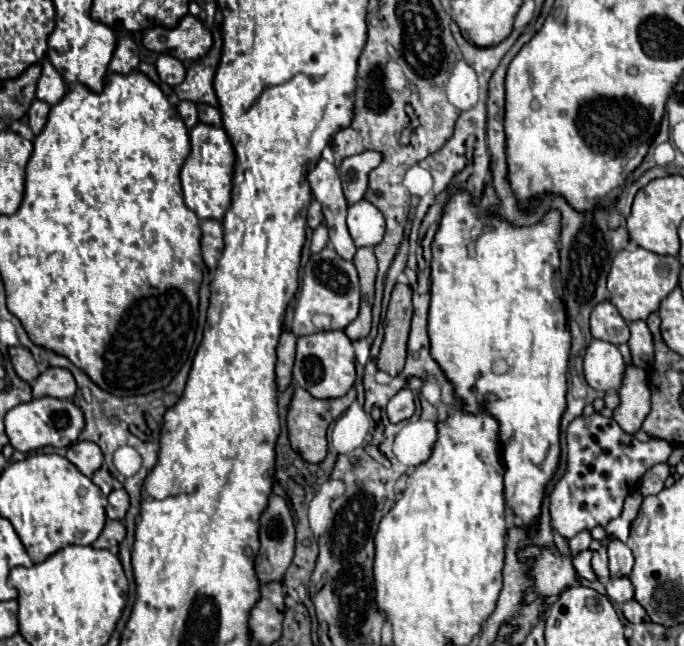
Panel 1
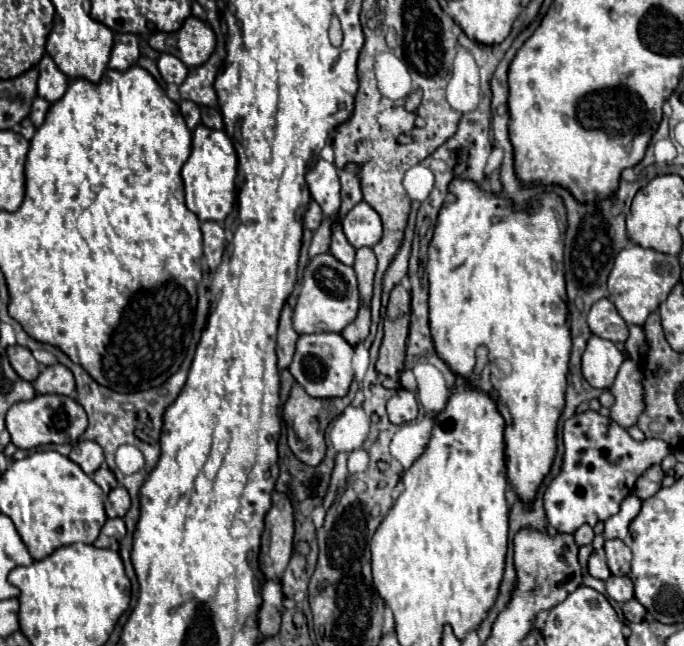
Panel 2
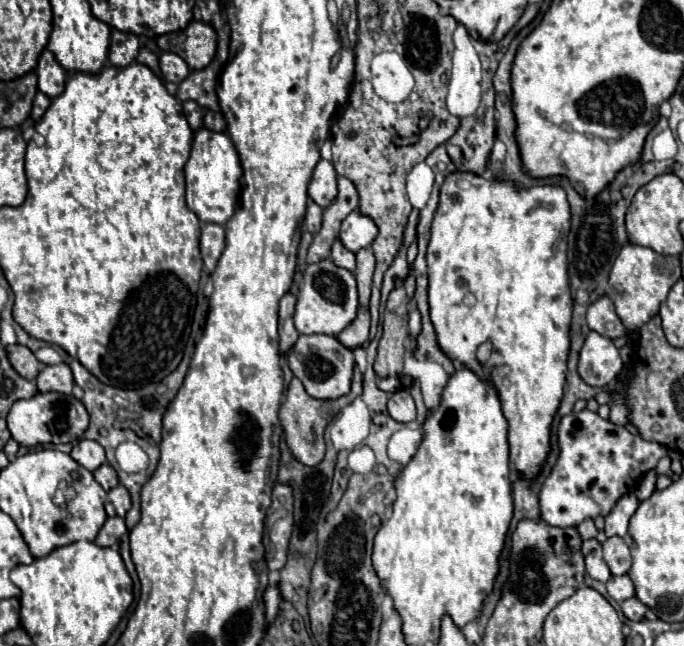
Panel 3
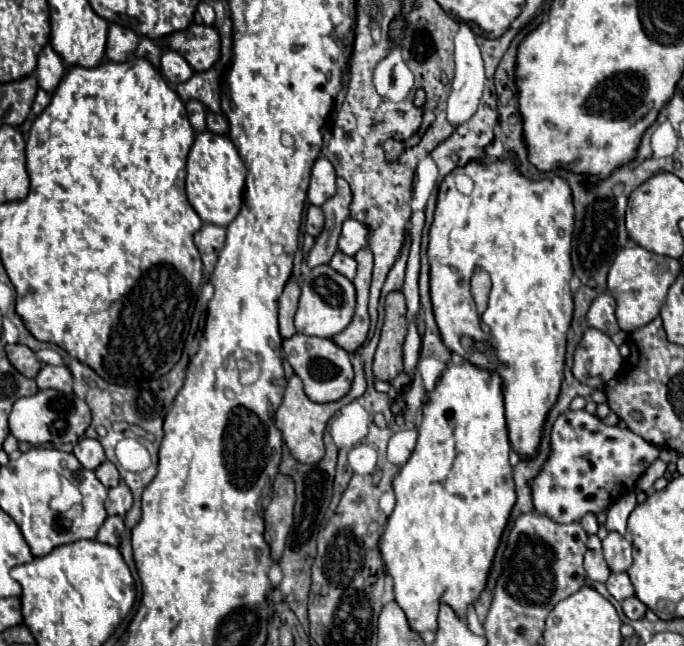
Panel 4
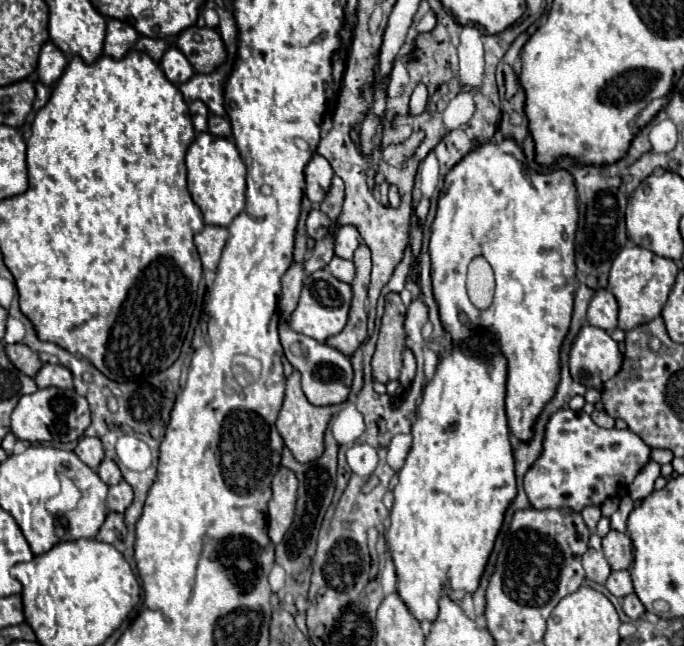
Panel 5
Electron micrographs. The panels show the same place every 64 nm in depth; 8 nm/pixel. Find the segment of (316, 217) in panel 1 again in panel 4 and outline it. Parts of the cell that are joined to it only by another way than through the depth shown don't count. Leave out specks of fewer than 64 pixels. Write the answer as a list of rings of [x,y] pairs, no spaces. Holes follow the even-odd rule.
[[[310,204],[308,206],[308,212],[306,212],[306,232],[310,236],[318,236],[322,232],[322,226],[324,226],[324,214],[322,214],[322,208]]]

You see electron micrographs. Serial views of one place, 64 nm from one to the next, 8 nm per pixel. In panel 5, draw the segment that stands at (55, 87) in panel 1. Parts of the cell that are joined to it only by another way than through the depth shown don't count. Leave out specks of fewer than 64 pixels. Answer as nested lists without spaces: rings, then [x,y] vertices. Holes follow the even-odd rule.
[[[46,42],[40,50],[38,80],[44,86],[54,86],[56,80],[62,76],[66,64],[68,64],[68,58],[64,56],[64,52],[60,52],[52,42]]]

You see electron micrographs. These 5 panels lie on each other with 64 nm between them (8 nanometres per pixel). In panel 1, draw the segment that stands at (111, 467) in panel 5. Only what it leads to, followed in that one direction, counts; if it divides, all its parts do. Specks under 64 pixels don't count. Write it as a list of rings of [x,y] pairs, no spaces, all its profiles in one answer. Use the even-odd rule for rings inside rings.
[[[102,466],[102,468],[98,468],[98,470],[94,472],[92,482],[102,490],[104,496],[108,496],[108,494],[112,492],[112,482],[114,482],[114,478],[112,478],[112,474],[108,472],[106,466]]]

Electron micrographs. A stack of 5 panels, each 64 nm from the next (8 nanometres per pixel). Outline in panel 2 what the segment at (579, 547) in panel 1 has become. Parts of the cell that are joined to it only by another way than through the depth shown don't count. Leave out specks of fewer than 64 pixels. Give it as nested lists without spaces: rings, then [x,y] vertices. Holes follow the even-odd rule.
[[[588,524],[580,526],[580,528],[574,532],[574,540],[576,540],[576,546],[588,546],[588,544],[592,542],[592,538],[594,538],[594,532],[592,532],[592,528],[590,528]]]

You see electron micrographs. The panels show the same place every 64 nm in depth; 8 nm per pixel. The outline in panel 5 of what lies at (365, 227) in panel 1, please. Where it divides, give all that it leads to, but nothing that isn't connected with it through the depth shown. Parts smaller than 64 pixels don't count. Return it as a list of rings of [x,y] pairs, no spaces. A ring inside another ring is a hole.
[[[346,224],[346,226],[342,226],[340,230],[338,230],[338,234],[336,234],[336,244],[334,244],[334,252],[336,252],[336,256],[340,256],[340,258],[352,258],[354,256],[354,252],[356,252],[356,248],[360,246],[360,232],[356,232],[356,228],[352,228],[350,224]]]

